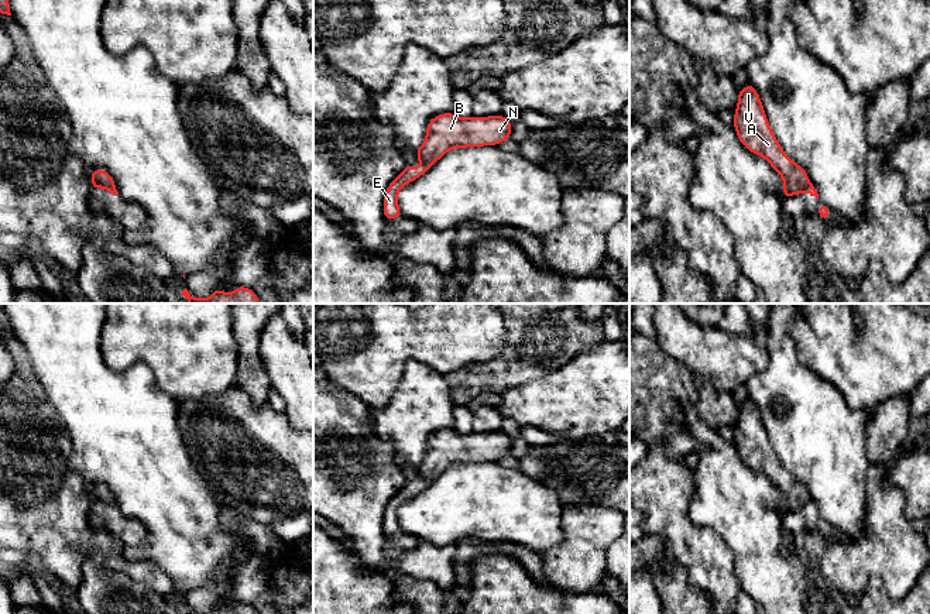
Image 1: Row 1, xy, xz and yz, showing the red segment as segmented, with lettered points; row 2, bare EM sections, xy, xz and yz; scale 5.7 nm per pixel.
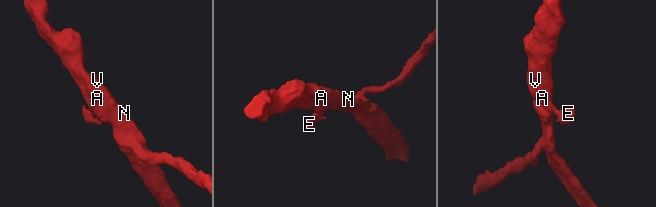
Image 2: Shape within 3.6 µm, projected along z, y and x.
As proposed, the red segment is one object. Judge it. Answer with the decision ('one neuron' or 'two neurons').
two neurons

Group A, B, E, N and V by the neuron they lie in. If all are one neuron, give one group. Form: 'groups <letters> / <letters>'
groups A B N V / E

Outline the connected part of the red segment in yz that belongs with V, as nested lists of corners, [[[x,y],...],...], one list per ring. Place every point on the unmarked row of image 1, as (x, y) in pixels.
[[[751,399],[738,407],[738,422],[734,429],[732,443],[742,462],[755,471],[763,473],[783,494],[785,505],[782,512],[785,515],[806,505],[810,497],[804,484],[783,469],[766,436],[761,414]]]

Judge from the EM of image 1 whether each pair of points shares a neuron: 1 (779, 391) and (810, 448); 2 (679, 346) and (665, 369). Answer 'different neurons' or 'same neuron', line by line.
1: same neuron
2: different neurons

